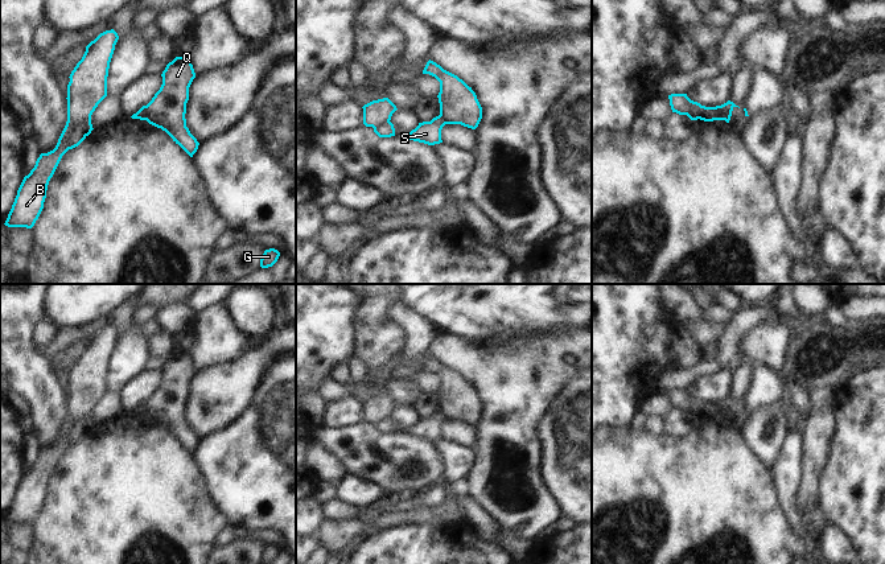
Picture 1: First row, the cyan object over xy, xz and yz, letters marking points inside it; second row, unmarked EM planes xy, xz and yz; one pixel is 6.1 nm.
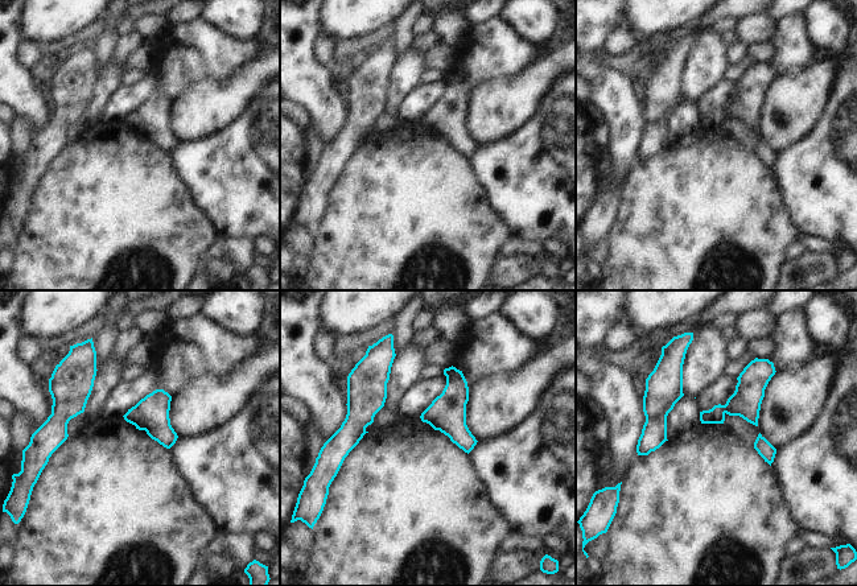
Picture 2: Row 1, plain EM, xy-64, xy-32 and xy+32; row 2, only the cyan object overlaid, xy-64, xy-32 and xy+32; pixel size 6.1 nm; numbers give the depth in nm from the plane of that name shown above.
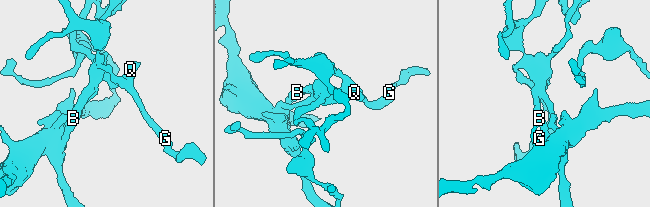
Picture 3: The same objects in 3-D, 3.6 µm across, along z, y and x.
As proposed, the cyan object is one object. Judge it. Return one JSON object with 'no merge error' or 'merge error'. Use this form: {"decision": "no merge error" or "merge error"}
{"decision": "merge error"}

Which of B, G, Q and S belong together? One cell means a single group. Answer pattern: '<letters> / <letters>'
B G Q / S

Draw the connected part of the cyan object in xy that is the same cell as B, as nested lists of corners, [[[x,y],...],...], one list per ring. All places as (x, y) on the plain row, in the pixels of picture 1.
[[[111,325],[100,329],[86,342],[82,355],[69,372],[66,421],[55,444],[41,449],[34,464],[24,473],[5,522],[26,524],[34,522],[44,505],[49,477],[62,452],[69,446],[66,436],[71,425],[91,415],[98,400],[107,392],[108,365],[118,335],[118,329]]]

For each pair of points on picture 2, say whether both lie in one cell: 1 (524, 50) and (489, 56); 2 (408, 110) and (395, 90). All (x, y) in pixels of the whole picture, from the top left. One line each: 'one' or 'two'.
1: one
2: two

